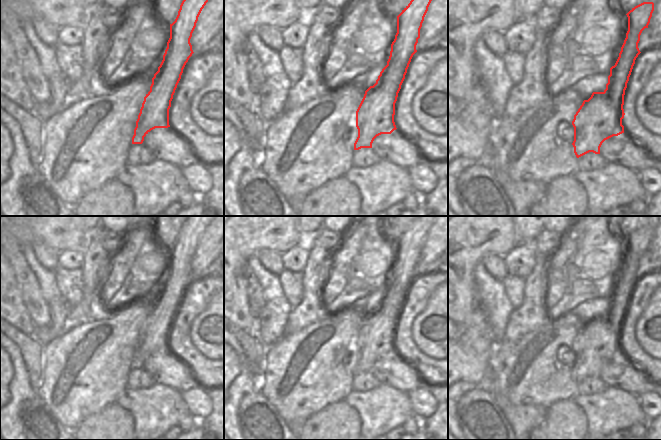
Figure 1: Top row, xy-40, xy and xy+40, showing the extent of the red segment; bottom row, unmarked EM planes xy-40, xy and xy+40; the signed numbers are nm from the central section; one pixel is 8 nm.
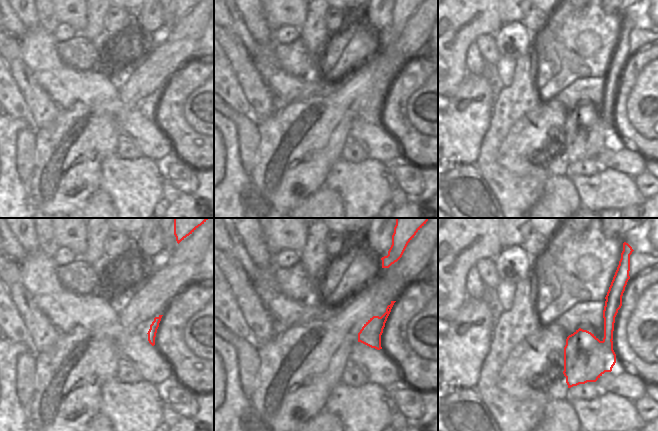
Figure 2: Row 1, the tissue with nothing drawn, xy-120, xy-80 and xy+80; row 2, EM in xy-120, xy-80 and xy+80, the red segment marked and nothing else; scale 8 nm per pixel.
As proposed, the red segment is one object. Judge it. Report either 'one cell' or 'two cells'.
one cell

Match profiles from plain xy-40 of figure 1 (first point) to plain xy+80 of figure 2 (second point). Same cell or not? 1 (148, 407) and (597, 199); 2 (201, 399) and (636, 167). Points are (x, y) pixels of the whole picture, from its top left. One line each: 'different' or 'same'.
1: same
2: different

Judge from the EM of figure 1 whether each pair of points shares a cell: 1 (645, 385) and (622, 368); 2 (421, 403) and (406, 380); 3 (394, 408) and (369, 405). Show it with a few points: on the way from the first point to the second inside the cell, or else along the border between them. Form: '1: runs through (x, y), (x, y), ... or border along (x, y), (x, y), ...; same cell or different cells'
1: runs through (639, 382), (628, 374); same cell
2: border along (429, 389), (413, 388), (406, 392); different cells
3: runs through (388, 408), (375, 407); same cell

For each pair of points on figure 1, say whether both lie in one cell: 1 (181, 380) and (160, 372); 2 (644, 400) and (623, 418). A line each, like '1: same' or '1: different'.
1: same
2: different

